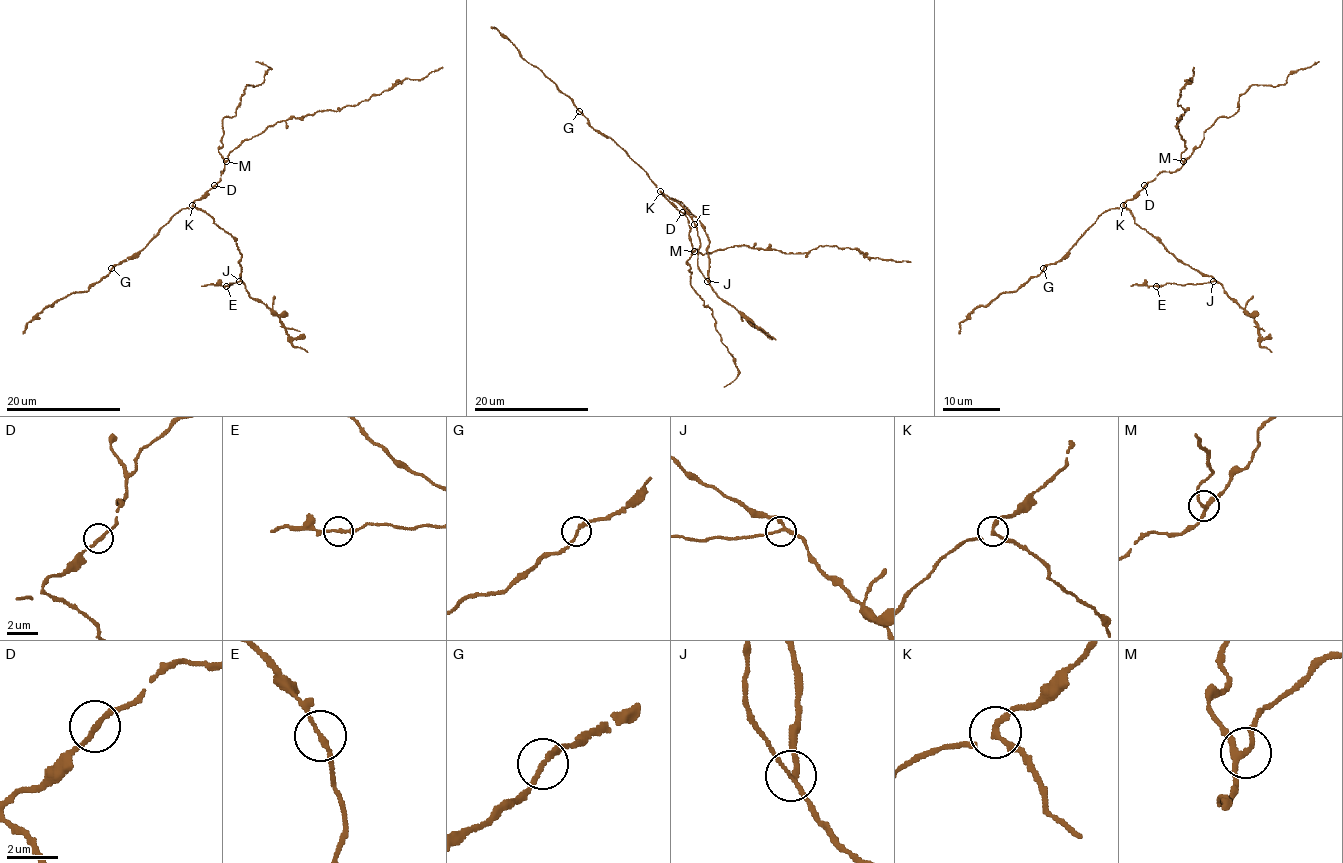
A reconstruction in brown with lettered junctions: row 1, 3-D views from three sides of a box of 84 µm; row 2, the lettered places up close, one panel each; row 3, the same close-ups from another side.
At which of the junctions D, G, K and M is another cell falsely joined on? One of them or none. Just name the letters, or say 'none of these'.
K

